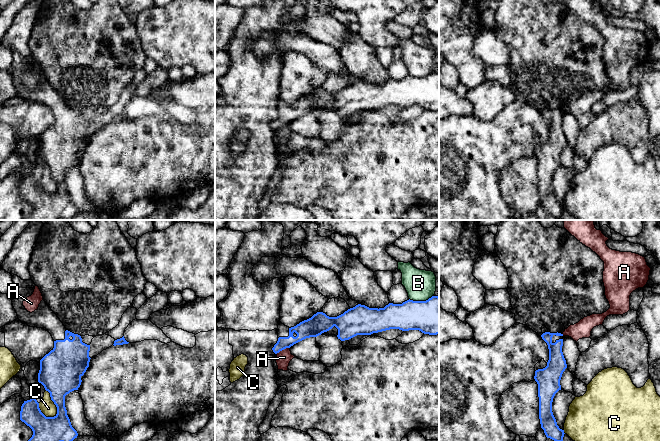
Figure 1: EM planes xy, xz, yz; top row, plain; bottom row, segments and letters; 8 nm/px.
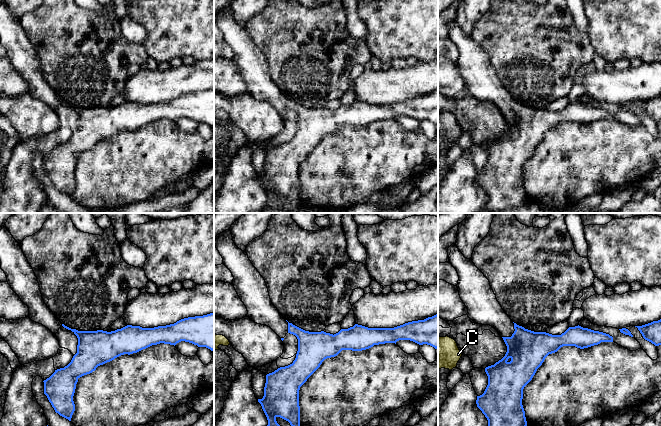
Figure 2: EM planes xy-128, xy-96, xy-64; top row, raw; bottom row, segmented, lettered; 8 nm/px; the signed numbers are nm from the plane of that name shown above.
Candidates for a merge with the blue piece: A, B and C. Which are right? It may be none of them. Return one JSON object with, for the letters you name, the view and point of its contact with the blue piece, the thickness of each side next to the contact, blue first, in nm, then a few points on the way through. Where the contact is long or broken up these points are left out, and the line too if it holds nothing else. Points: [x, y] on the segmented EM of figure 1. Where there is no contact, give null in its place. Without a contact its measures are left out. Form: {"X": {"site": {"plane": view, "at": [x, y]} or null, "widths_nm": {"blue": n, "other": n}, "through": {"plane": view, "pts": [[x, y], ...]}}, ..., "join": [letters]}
{"join": []}

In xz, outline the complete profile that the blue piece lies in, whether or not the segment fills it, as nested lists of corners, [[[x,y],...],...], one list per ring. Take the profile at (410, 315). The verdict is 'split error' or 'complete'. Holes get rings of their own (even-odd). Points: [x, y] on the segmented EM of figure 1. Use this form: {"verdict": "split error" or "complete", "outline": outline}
{"verdict": "split error", "outline": [[[432,296],[426,301],[409,299],[402,304],[389,303],[384,308],[379,309],[358,304],[337,317],[329,317],[323,312],[317,312],[311,318],[291,328],[280,322],[277,328],[278,341],[272,350],[277,354],[306,338],[317,337],[334,326],[338,329],[337,337],[341,341],[349,340],[357,335],[371,335],[390,329],[402,331],[419,330],[424,334],[437,335],[439,334],[439,297]]]}

